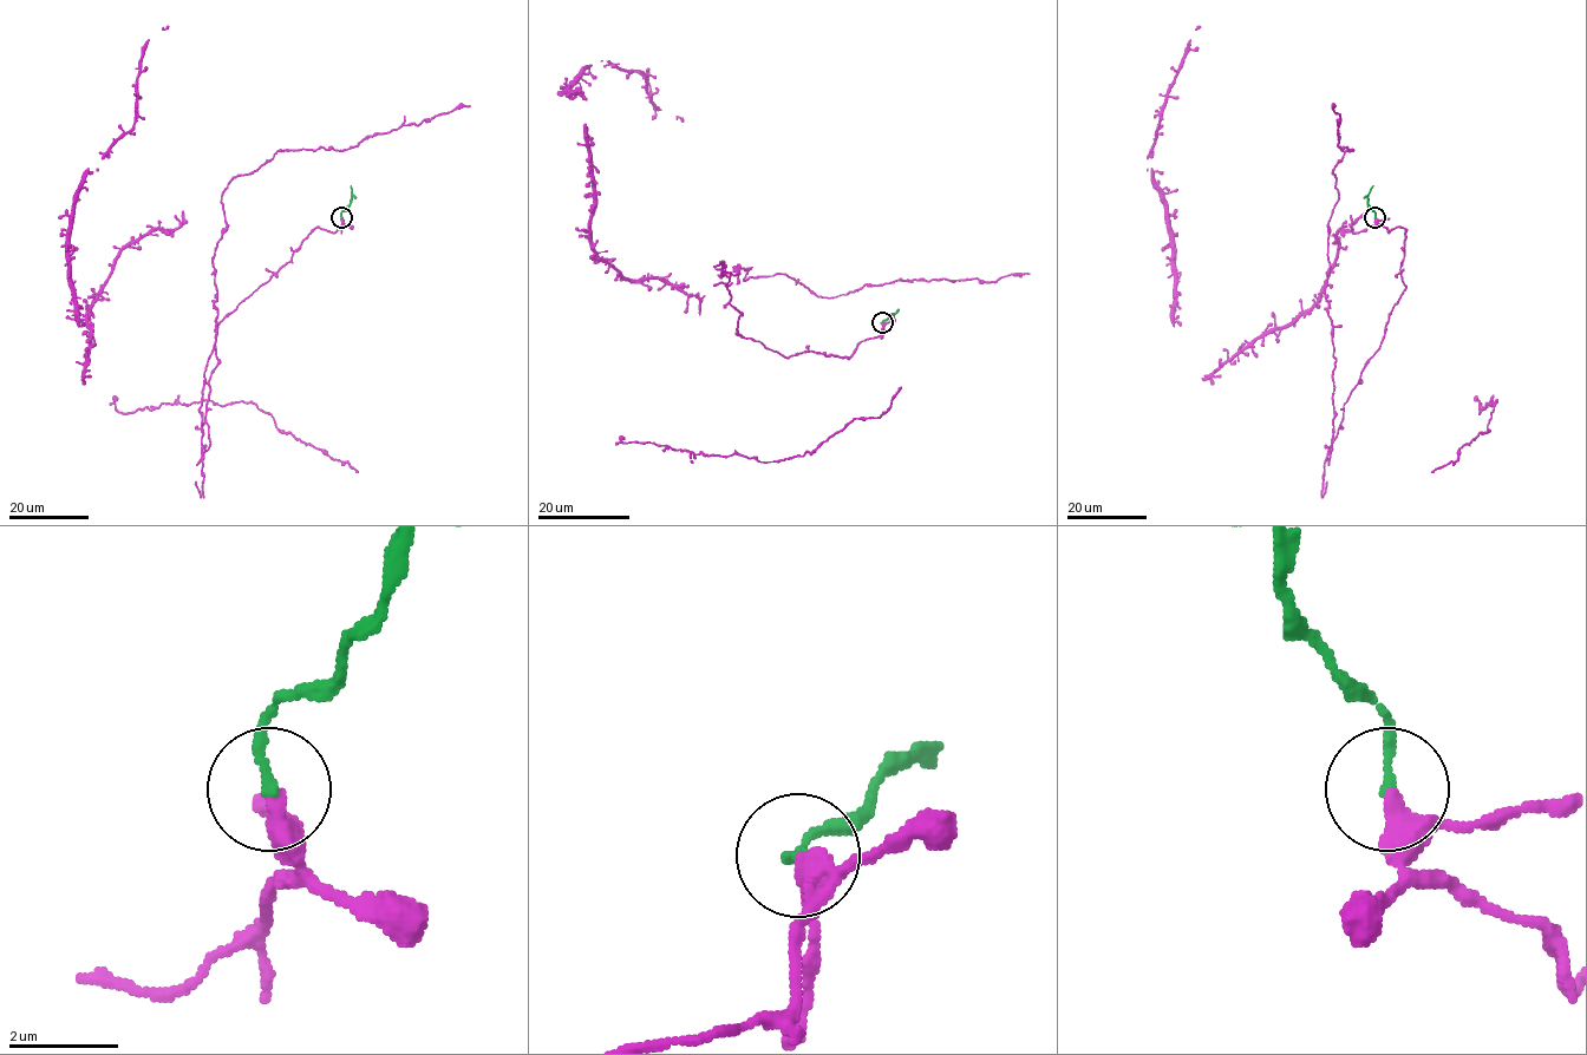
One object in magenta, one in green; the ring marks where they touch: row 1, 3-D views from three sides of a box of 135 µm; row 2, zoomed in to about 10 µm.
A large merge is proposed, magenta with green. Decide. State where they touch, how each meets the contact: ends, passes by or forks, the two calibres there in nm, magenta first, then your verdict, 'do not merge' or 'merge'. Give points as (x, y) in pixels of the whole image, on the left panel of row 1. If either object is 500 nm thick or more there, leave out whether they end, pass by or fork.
(341, 217) | magenta passes by | green ends | 280/190 nm | merge

